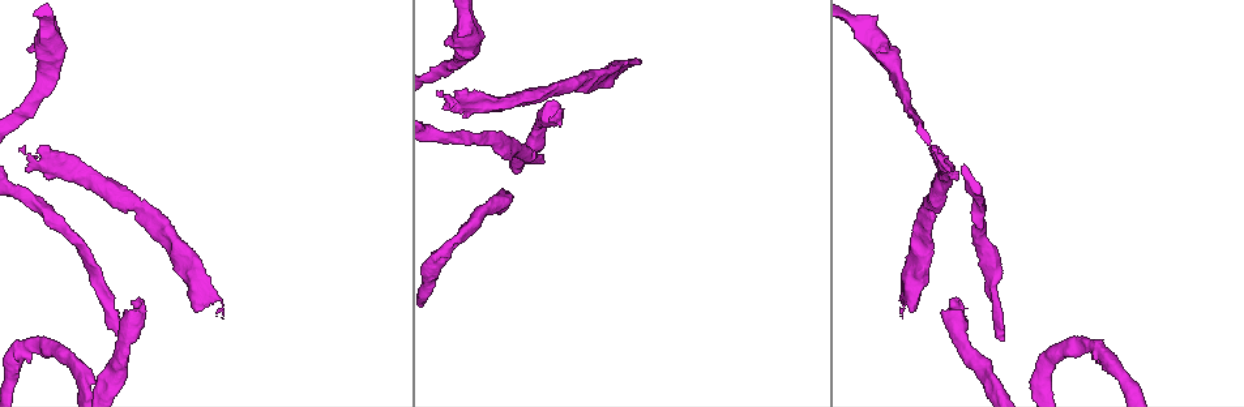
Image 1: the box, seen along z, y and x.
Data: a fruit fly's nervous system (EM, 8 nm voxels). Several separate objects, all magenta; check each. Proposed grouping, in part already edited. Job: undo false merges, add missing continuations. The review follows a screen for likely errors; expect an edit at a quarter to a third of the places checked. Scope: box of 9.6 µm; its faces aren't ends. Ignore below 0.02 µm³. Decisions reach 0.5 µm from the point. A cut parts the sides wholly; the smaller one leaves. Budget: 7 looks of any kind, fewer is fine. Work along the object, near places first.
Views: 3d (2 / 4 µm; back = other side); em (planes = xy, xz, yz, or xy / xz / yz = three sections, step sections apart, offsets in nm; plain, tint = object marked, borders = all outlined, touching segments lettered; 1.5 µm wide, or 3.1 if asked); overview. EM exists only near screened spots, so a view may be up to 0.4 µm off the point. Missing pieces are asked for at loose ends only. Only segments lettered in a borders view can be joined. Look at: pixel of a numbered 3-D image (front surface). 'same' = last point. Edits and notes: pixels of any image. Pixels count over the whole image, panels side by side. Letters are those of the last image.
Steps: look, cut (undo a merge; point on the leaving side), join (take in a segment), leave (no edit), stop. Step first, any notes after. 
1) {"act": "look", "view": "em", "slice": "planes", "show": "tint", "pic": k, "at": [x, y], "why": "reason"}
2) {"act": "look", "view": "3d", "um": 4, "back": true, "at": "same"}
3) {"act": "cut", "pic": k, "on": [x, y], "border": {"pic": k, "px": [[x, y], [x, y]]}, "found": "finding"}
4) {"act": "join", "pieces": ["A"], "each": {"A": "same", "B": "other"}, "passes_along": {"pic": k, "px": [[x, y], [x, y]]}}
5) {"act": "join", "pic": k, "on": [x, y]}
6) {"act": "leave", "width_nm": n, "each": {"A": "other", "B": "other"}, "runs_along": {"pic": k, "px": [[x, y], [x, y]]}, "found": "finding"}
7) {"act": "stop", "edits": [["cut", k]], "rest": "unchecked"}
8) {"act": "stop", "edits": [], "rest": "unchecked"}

{"act": "look", "view": "em", "slice": "planes", "show": "borders", "pic": 1, "at": [623, 71], "why": "branch stops here"}

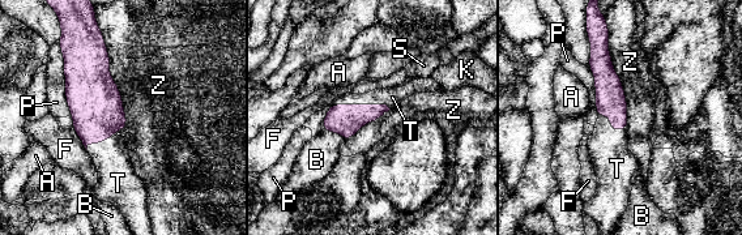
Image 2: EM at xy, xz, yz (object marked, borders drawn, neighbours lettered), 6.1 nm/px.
{"act": "join", "pieces": ["T"], "width_nm": 180, "each": {"A": "other", "B": "other", "F": "other", "K": "other", "P": "other", "S": "other", "T": "same", "Z": "other"}, "passes_along": {"pic": 2, "px": [[346, 120], [362, 105], [392, 97]]}, "found": "the cell continues"}

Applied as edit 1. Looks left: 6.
{"act": "look", "view": "overview", "why": "redraw"}

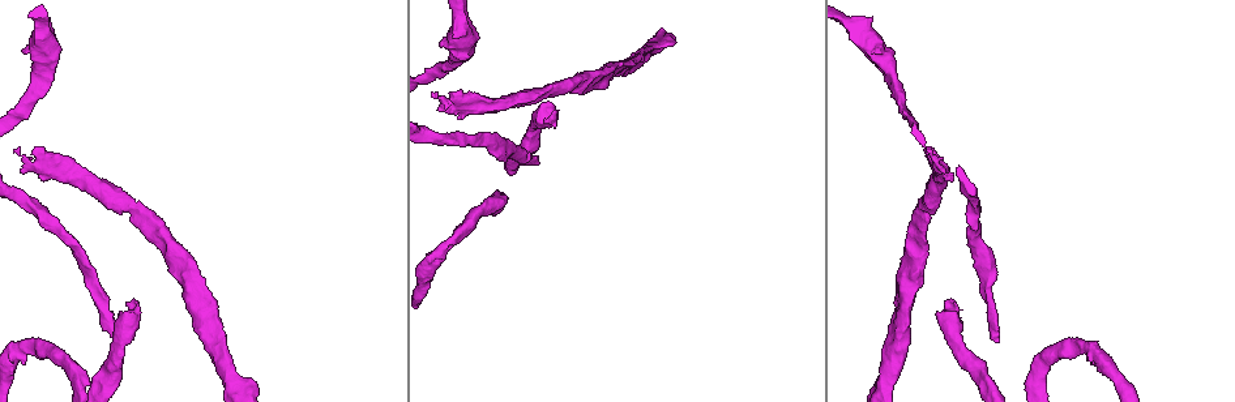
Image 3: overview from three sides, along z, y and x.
{"act": "look", "view": "3d", "um": 4, "pic": 3, "at": [440, 41], "why": "stops while still wide"}

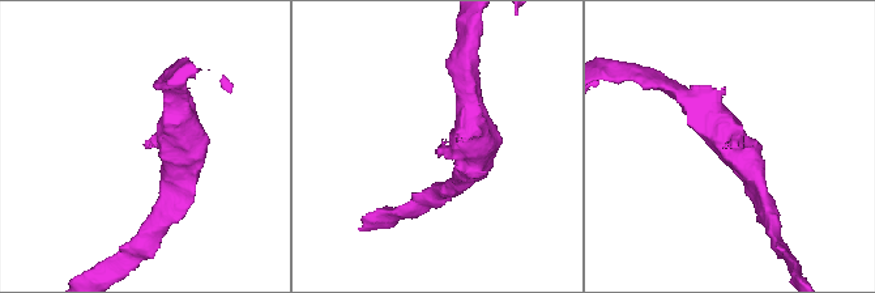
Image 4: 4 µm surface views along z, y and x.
{"act": "look", "view": "em", "slice": "yz", "step": 8, "show": "tint", "pic": 4, "at": [146, 146], "arm_widths_nm": [380, 550], "why": "now the EM"}

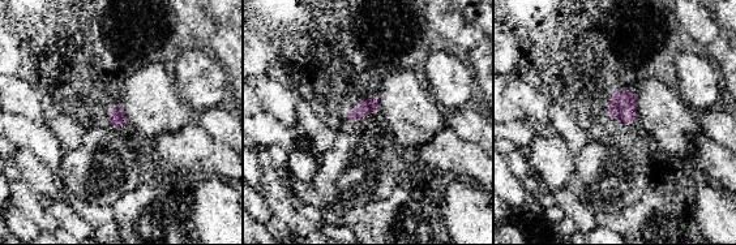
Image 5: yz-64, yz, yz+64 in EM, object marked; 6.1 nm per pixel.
{"act": "look", "view": "em", "slice": "planes", "show": "borders", "at": "same", "why": "cut it another way"}

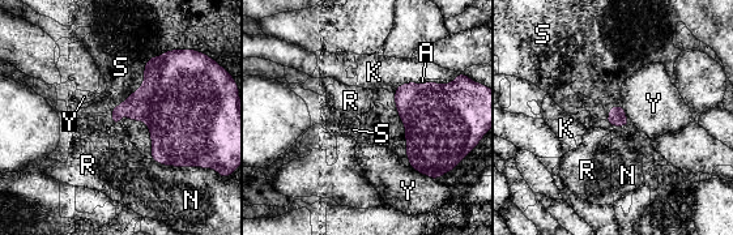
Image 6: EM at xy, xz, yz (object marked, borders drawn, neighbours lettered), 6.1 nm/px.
{"act": "leave", "each": {"A": "other", "K": "other", "N": "other", "R": "other", "S": "other", "Y": "other"}, "border": {"pic": 6, "px": [[145, 64], [111, 125]]}, "found": "no lettered segment goes on from it"}

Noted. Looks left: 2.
{"act": "stop", "edits": [["join", 2]], "rest": "unchecked"}

